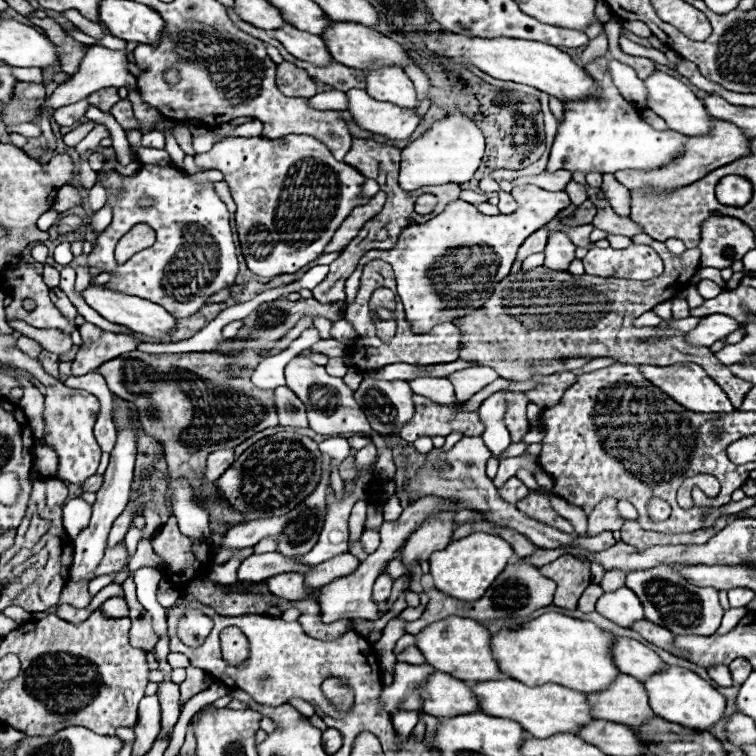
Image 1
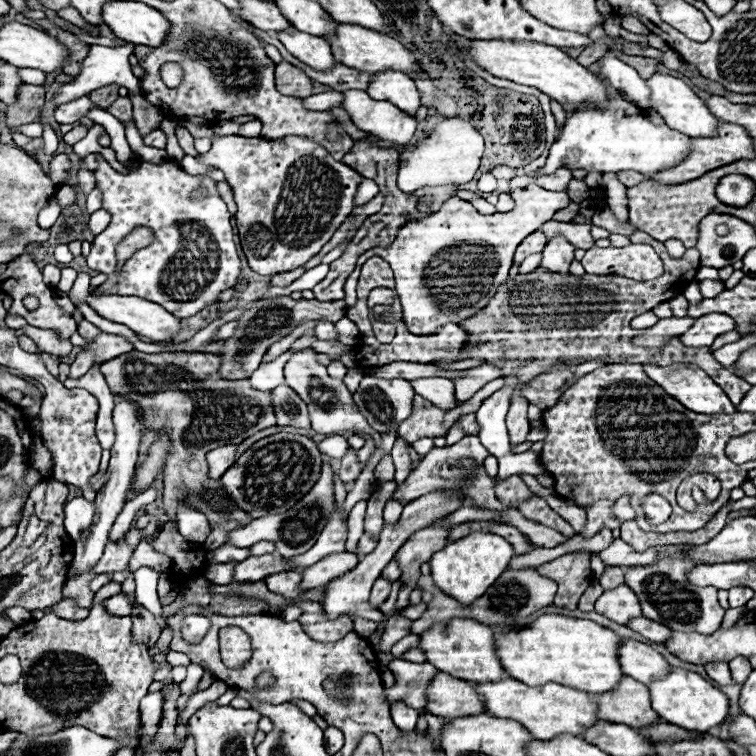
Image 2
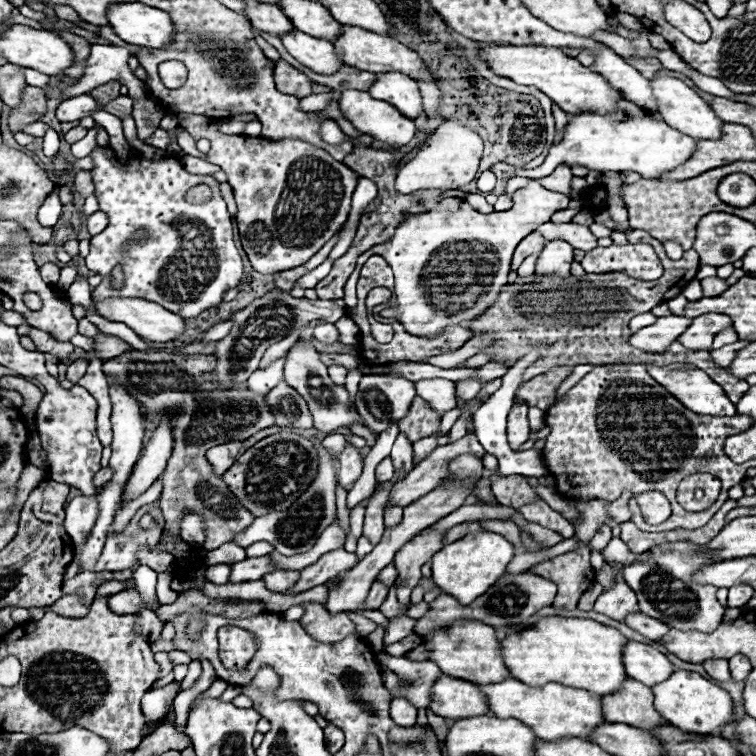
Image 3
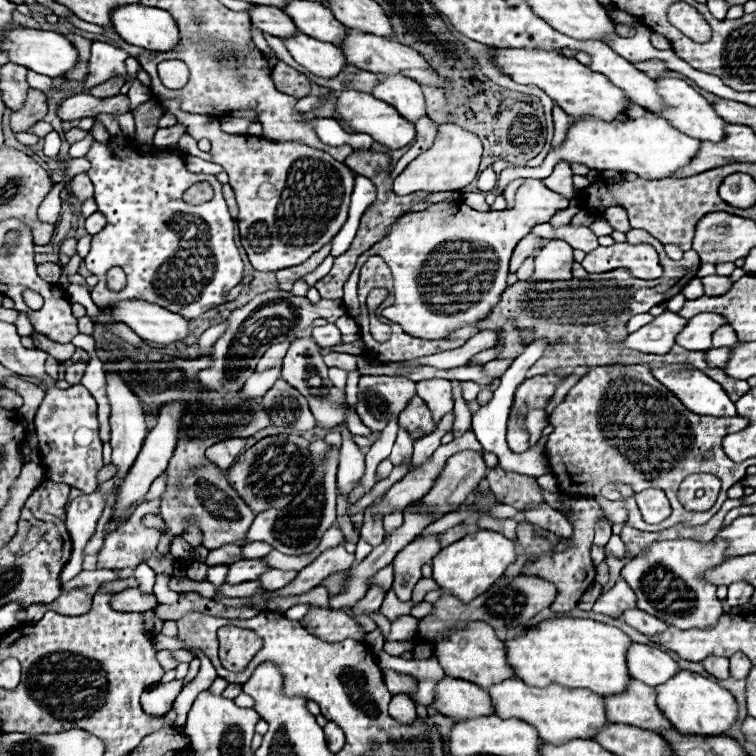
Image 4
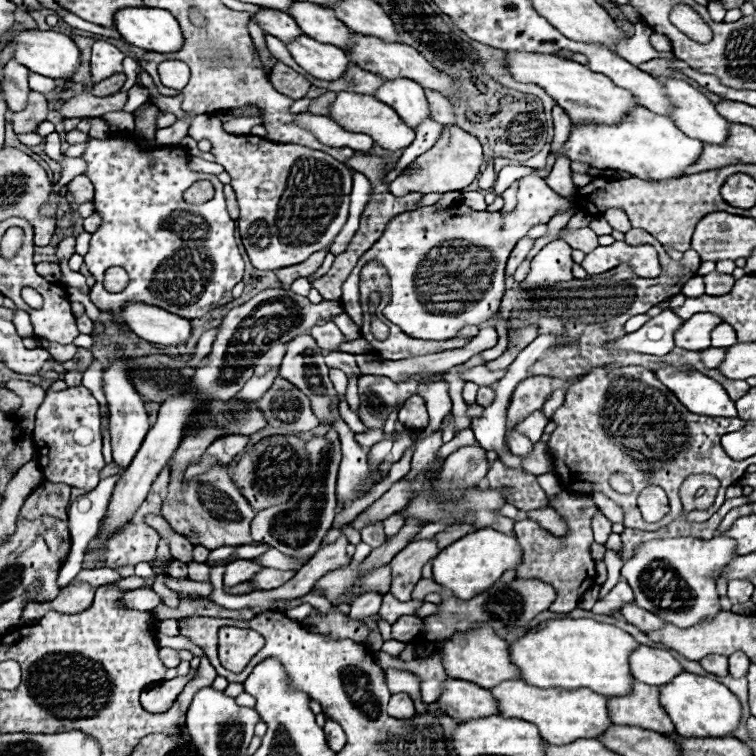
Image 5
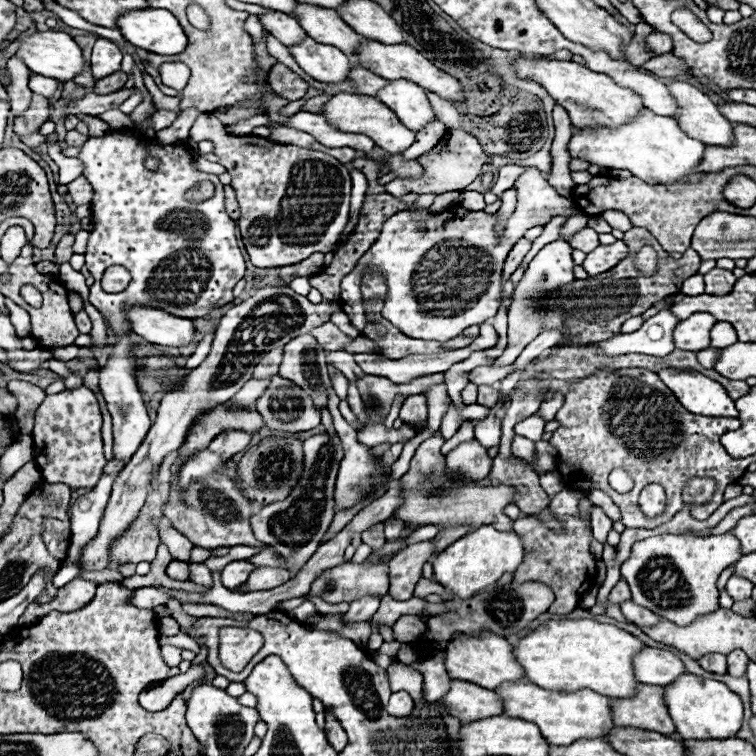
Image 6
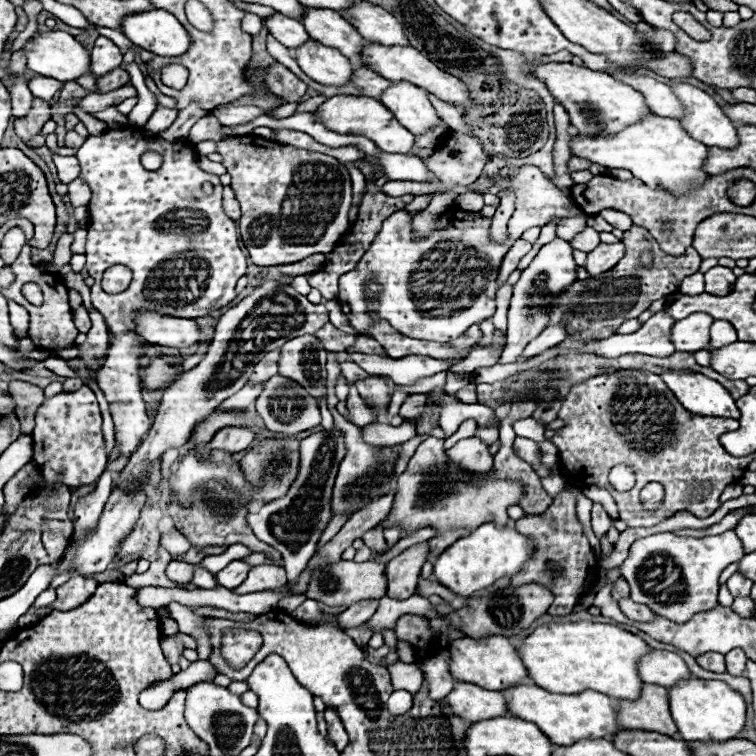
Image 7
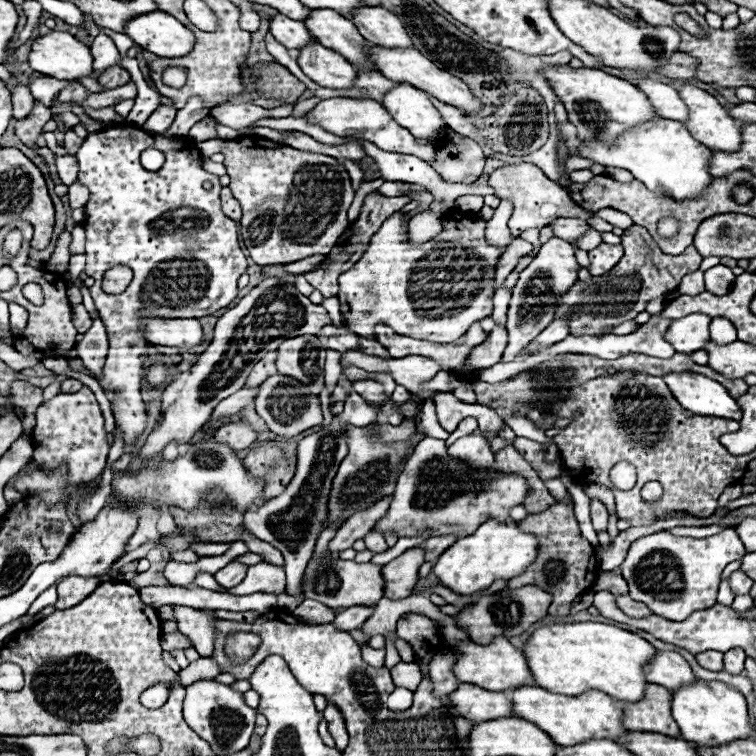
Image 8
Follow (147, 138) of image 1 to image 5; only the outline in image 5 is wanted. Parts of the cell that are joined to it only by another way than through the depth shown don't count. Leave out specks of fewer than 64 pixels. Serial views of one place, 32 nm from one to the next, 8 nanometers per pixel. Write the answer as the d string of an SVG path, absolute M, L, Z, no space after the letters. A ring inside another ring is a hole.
M178 120L174 126L170 128L160 128L156 132L156 146L176 146L184 136L188 134L188 122Z

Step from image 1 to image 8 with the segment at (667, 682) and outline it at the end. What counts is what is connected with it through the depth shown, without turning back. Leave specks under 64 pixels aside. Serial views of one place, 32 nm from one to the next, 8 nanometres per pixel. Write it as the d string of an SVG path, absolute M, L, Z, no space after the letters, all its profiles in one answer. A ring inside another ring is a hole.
M694 680L672 690L672 716L680 728L682 738L686 742L696 742L702 746L728 744L732 740L748 738L748 734L752 732L746 698L738 690L716 680Z

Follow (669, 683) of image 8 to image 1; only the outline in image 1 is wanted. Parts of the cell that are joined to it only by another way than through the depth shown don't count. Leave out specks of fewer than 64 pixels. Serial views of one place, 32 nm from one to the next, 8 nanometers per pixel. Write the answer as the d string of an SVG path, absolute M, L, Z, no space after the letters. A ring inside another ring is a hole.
M614 636L612 644L612 660L616 668L628 676L634 676L638 680L646 680L652 674L658 674L658 670L664 666L664 662L658 658L654 650L640 644L638 640L626 638L626 636Z

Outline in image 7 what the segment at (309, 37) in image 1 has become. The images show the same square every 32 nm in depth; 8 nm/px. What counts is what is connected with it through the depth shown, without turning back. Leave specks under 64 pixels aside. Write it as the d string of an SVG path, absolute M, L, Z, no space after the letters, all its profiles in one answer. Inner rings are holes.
M308 38L302 46L294 48L294 52L300 68L316 82L326 86L342 86L350 82L354 66L338 50Z

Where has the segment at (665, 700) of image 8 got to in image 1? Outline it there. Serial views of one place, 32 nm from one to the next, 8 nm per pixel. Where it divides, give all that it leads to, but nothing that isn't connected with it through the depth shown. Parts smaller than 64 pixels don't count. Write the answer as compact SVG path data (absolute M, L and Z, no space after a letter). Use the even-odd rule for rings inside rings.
M618 674L608 688L586 696L590 702L590 714L602 720L640 726L640 722L654 716L642 682L626 674Z

